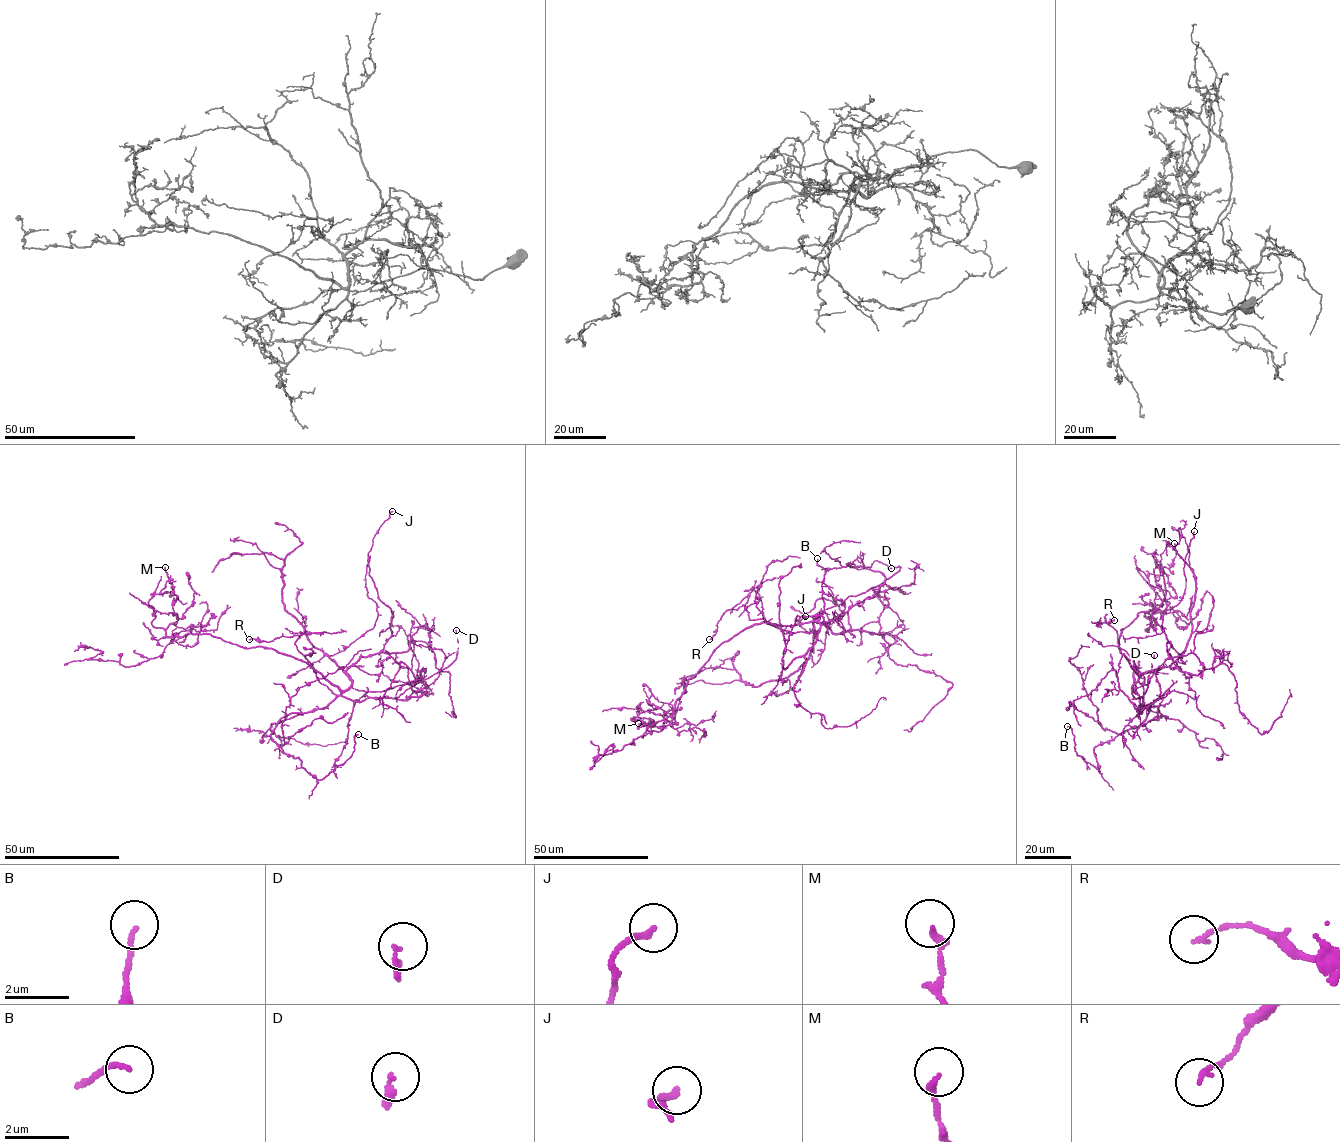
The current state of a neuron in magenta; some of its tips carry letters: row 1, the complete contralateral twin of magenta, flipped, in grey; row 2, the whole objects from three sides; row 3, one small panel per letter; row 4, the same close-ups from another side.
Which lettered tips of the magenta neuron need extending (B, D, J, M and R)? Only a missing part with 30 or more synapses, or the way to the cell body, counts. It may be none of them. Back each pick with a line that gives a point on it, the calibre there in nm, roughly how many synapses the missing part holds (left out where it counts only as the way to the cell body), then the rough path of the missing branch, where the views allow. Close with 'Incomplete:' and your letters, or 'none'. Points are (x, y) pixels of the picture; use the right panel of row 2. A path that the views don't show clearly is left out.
D: place (1154, 655); calibre 180 nm; course (1154, 655), (1163, 634), (1174, 636), (1178, 642), (1175, 646)
Incomplete: D

